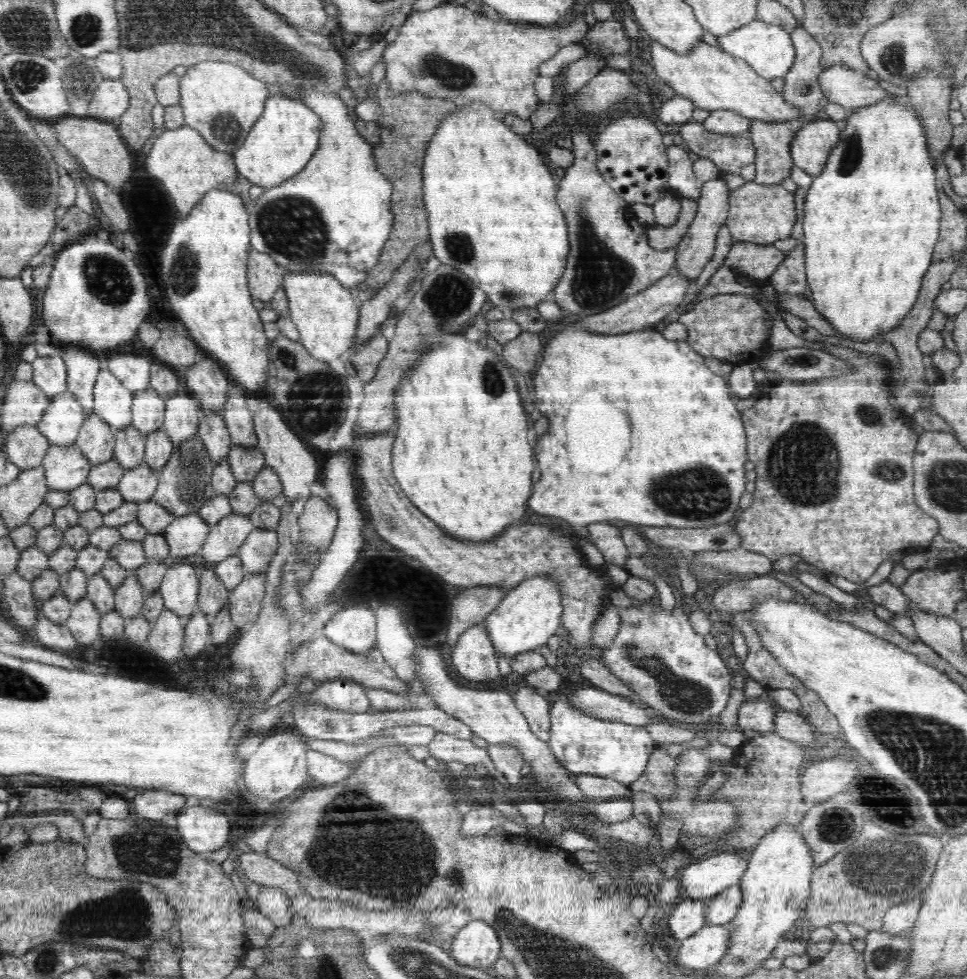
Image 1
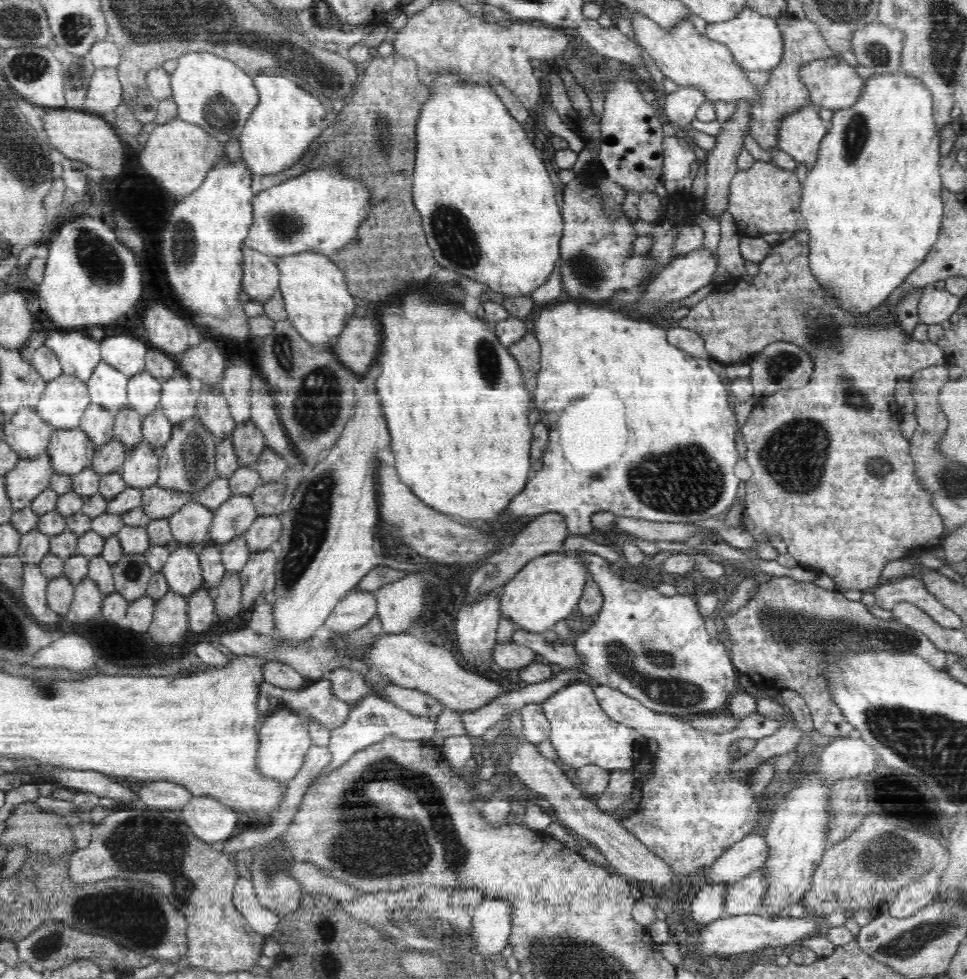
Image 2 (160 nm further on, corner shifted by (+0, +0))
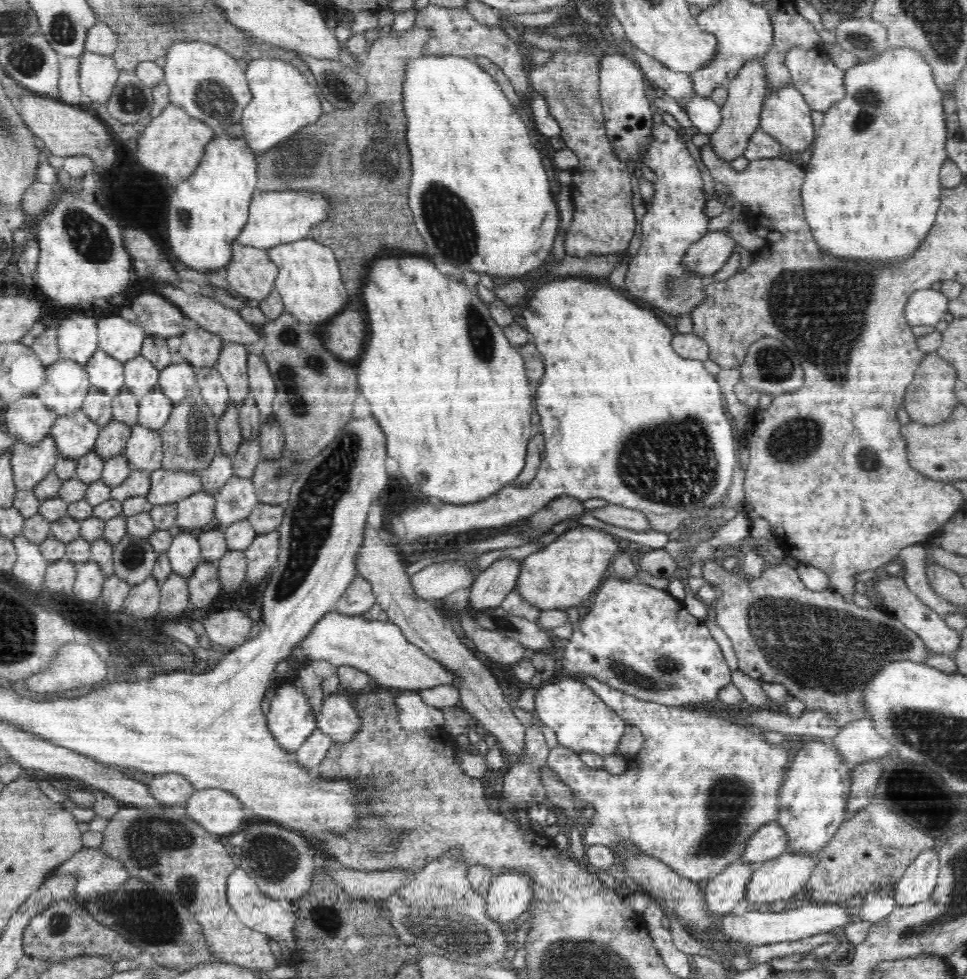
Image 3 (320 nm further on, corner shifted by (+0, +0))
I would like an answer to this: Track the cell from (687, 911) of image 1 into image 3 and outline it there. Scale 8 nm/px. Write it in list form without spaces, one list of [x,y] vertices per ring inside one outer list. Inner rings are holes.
[[[742,859],[729,864],[720,874],[712,876],[702,890],[708,911],[725,915],[744,907],[746,888],[757,865]]]

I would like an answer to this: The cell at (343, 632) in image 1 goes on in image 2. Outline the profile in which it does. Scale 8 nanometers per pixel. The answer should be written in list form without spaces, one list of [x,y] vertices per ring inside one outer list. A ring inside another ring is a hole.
[[[364,590],[349,591],[326,618],[324,628],[332,633],[348,635],[376,617],[377,599],[374,593]]]

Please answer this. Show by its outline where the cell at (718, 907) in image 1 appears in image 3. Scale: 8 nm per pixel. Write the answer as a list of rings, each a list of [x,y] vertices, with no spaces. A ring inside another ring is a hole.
[[[789,852],[763,861],[750,876],[744,894],[744,907],[748,903],[769,906],[775,900],[800,899],[806,880],[810,878],[816,864],[818,859]]]

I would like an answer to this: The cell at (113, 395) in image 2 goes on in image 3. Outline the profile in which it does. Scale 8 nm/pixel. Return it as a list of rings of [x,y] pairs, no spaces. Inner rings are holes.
[[[100,347],[85,364],[91,386],[102,391],[102,394],[110,395],[110,398],[116,398],[125,386],[123,368],[122,363],[107,355]]]

